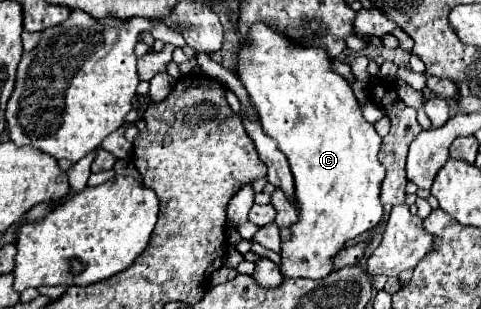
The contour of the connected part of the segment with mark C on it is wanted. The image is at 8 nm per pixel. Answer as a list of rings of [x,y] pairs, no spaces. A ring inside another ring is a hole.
[[[253,25],[249,39],[245,39],[241,45],[237,71],[259,113],[265,133],[273,137],[279,149],[285,153],[295,183],[299,219],[297,223],[279,231],[281,275],[323,279],[335,271],[333,259],[345,249],[347,241],[373,229],[381,221],[383,205],[379,201],[379,187],[385,179],[385,169],[377,159],[381,137],[377,135],[375,127],[363,119],[361,105],[357,103],[353,89],[331,69],[331,59],[321,49],[303,49],[299,45],[291,45],[291,41],[283,41],[283,37],[279,37],[279,33],[267,25]]]

